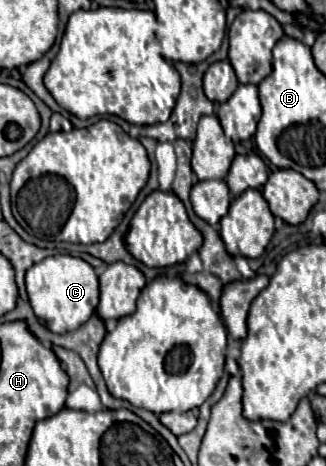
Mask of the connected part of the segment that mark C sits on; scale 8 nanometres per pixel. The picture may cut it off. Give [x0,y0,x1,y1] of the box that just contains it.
[25,255,99,333]

